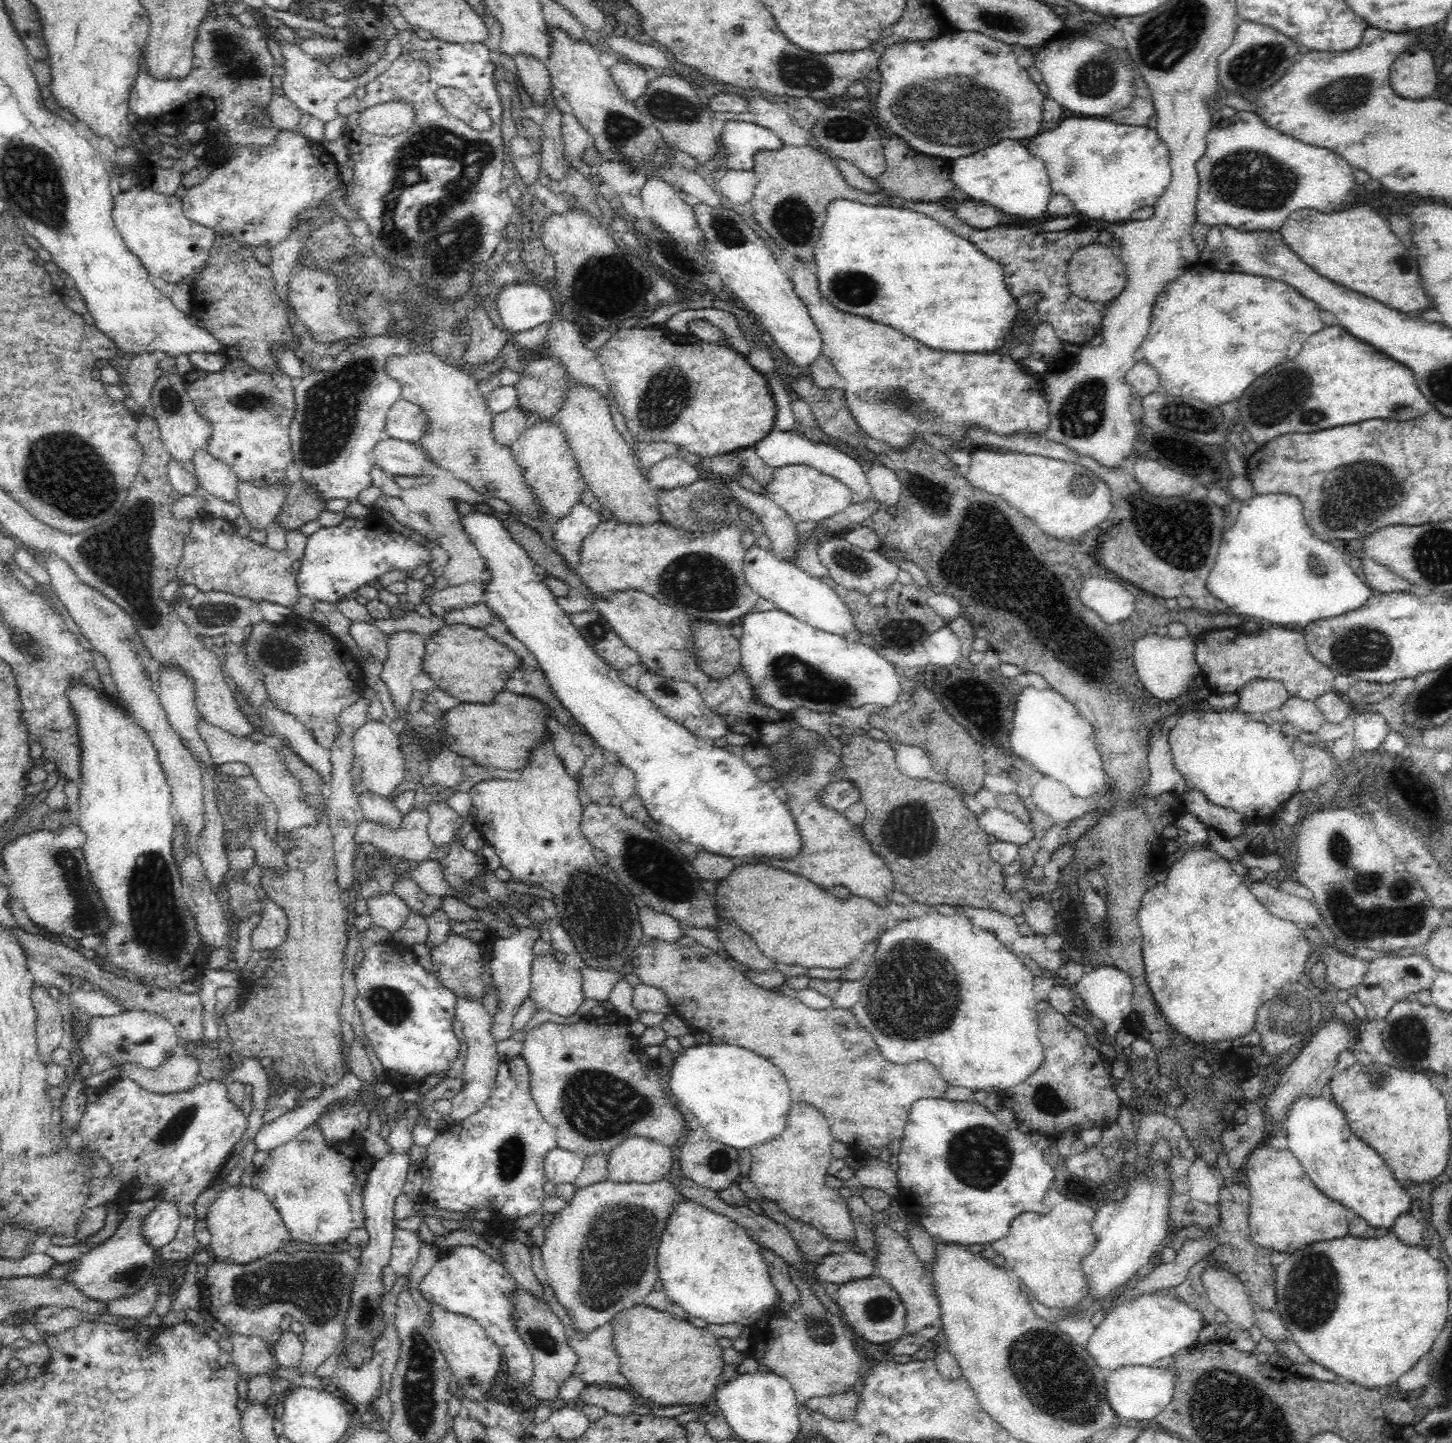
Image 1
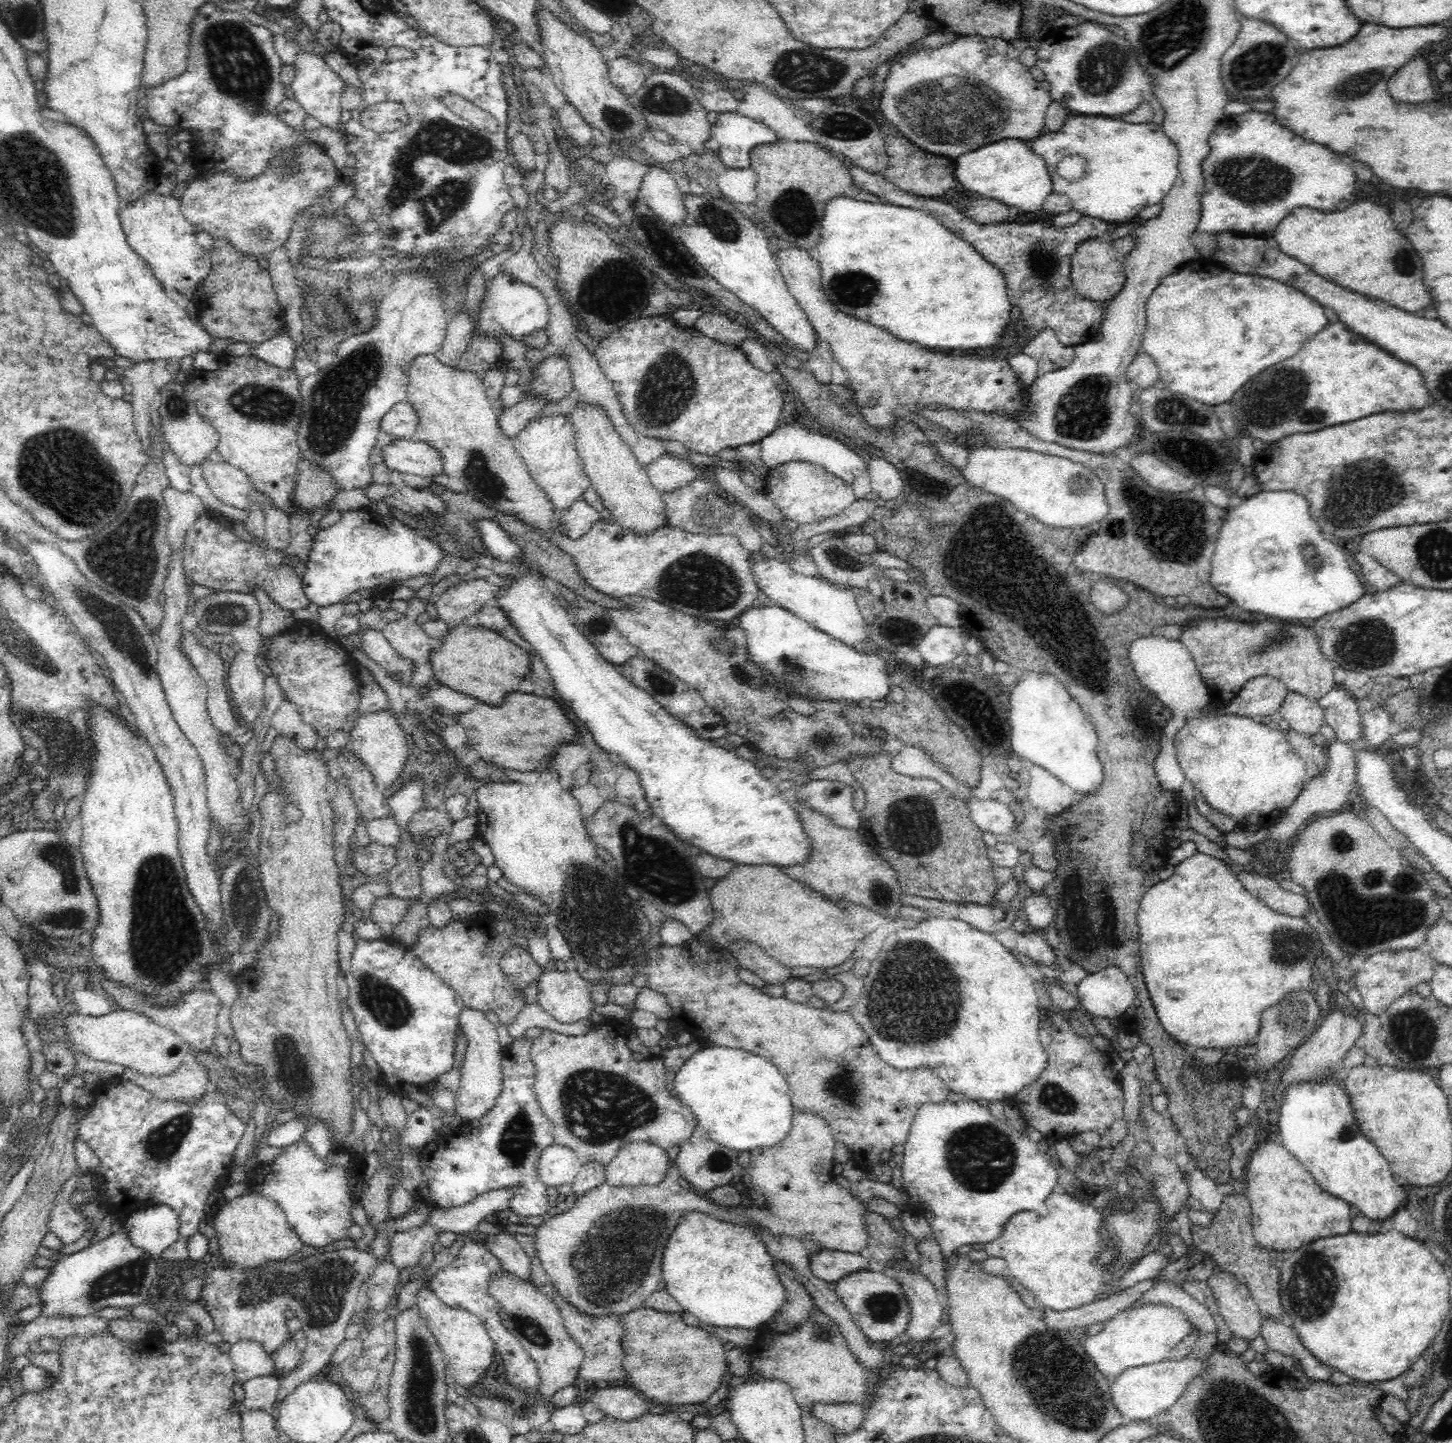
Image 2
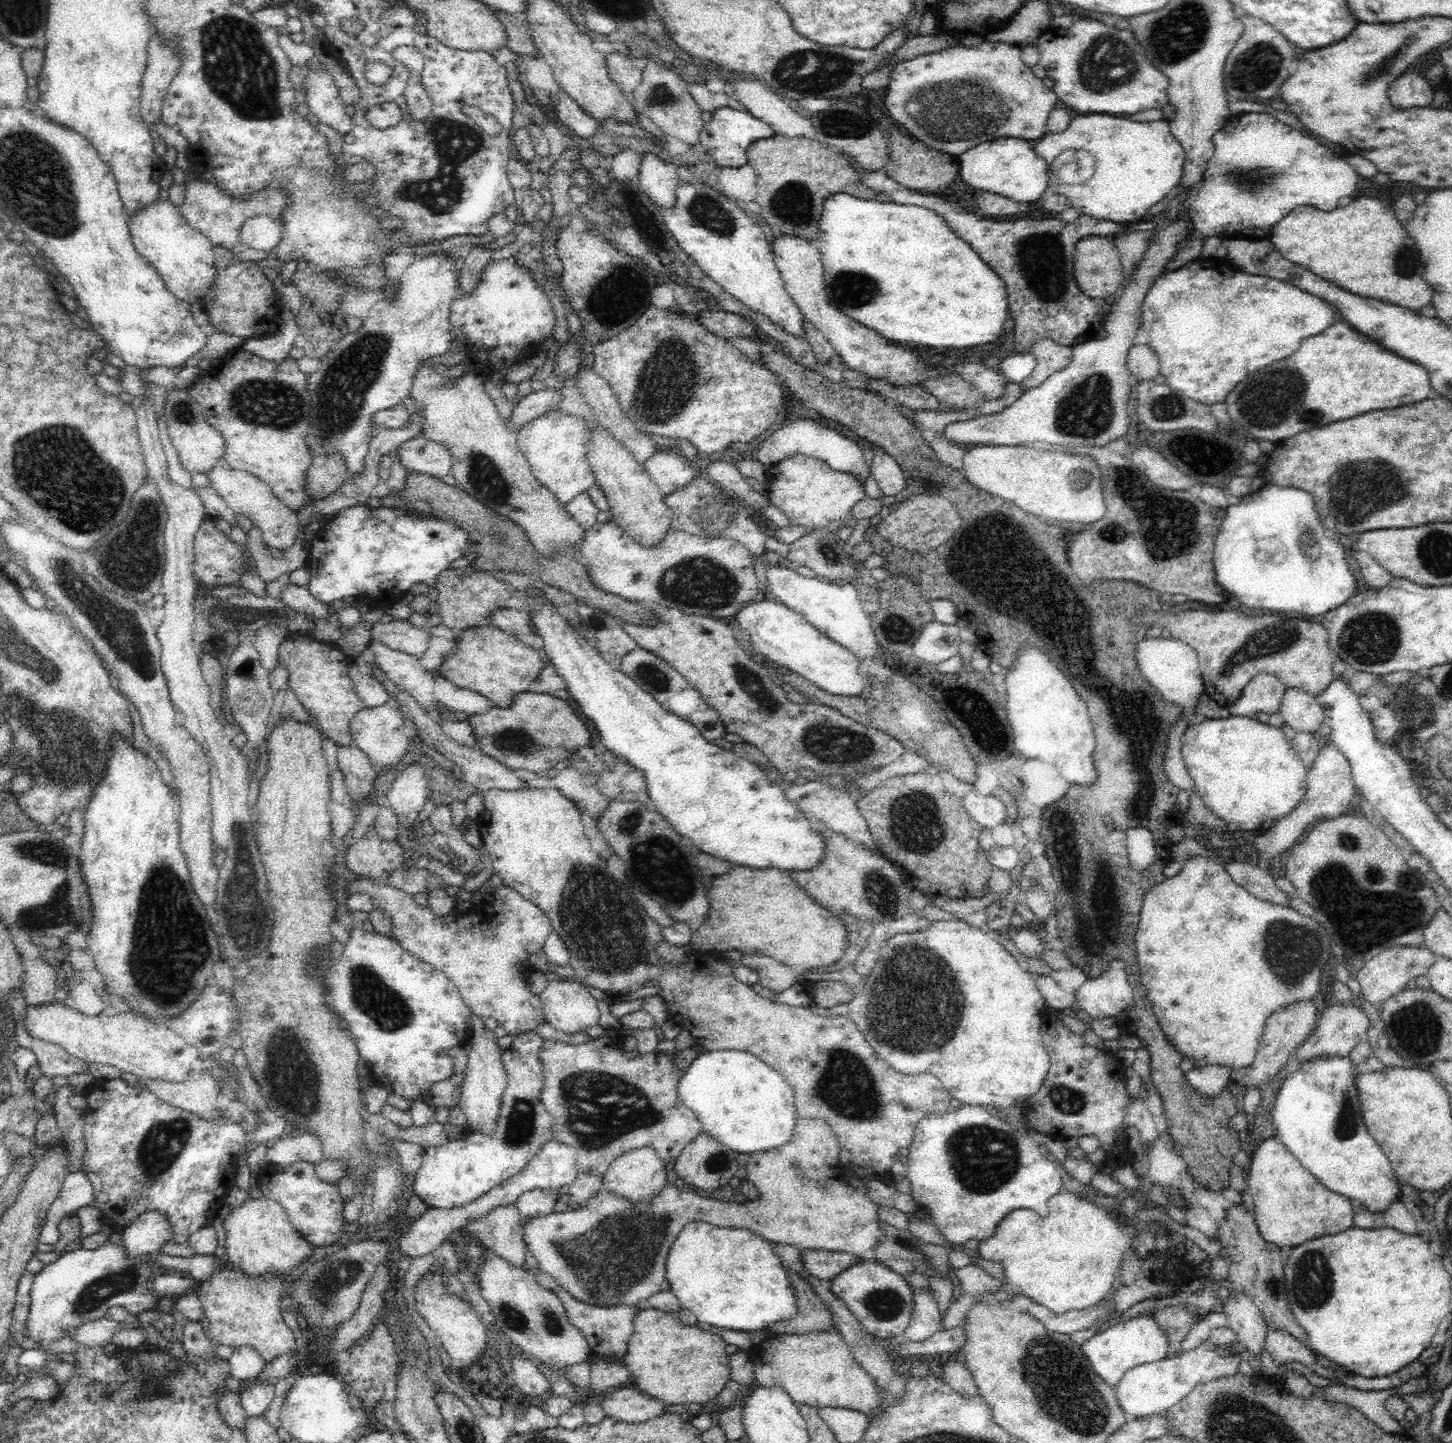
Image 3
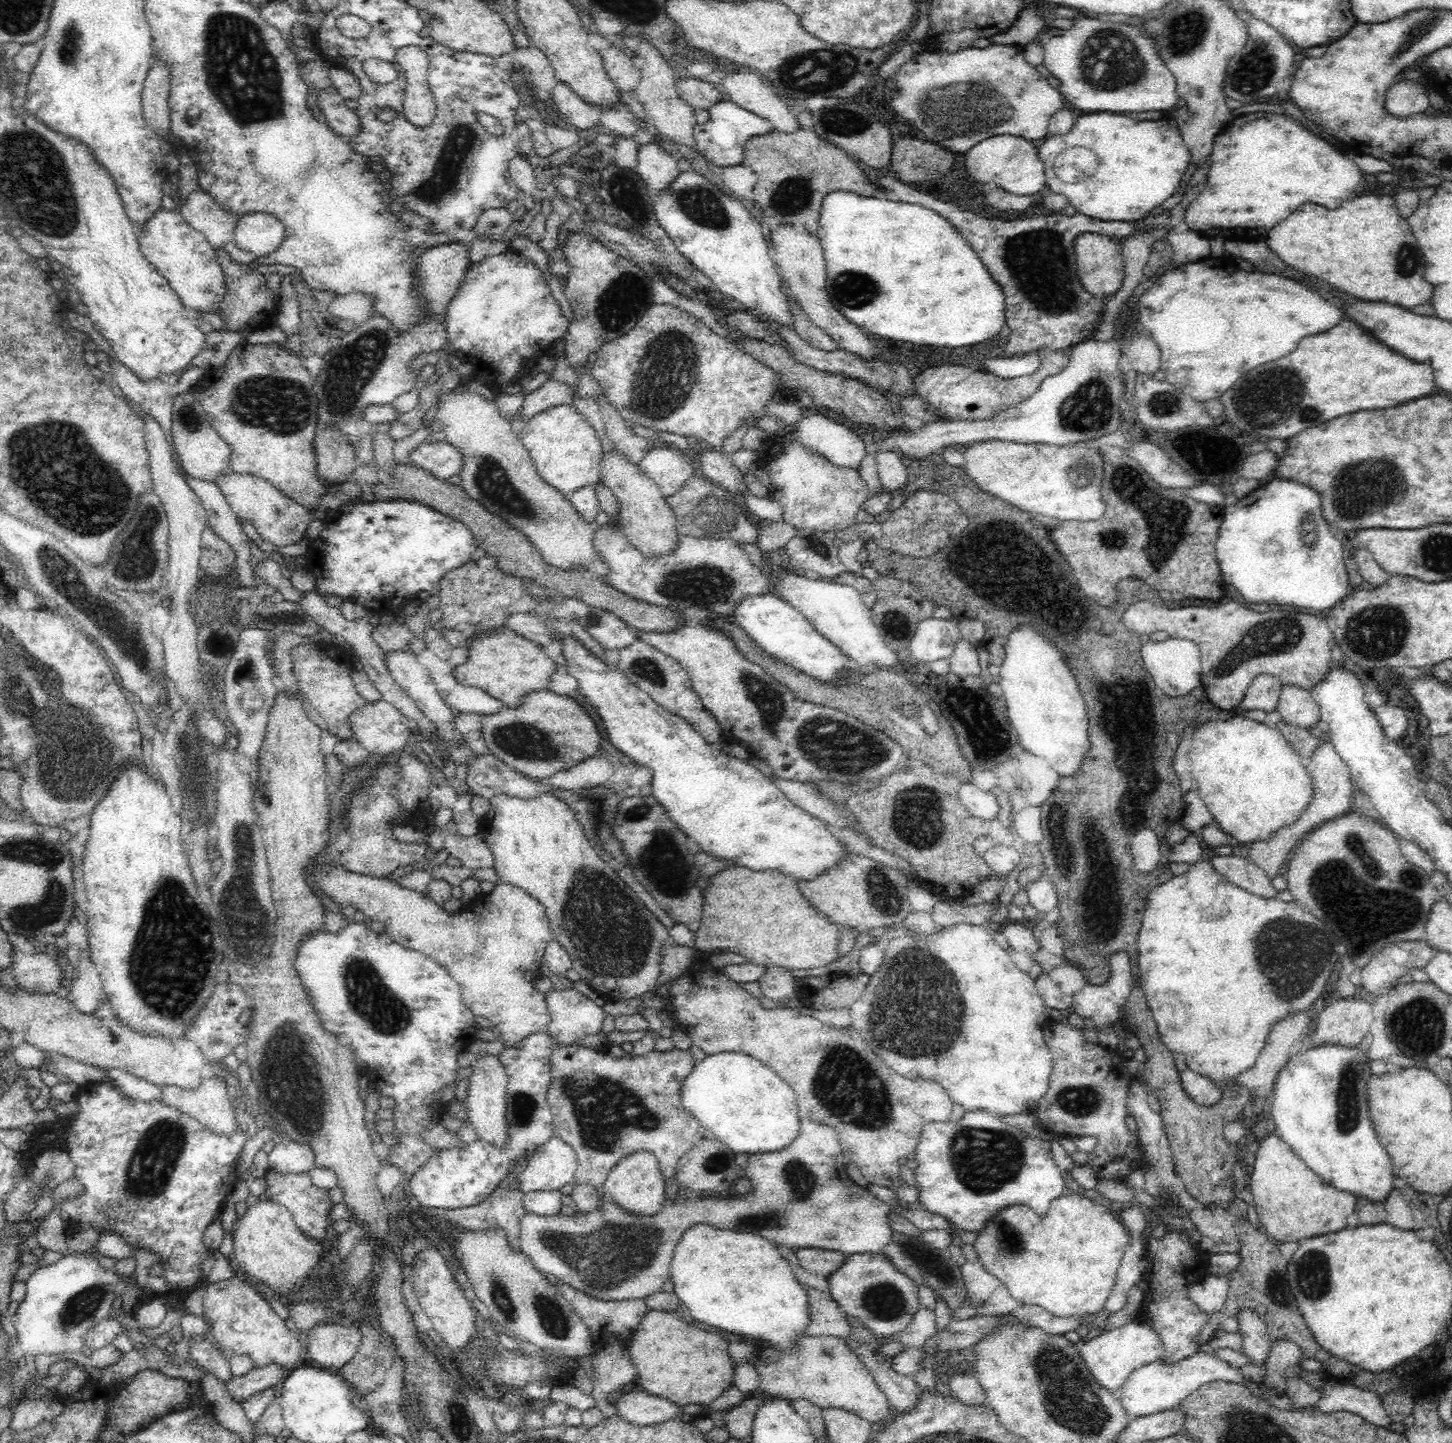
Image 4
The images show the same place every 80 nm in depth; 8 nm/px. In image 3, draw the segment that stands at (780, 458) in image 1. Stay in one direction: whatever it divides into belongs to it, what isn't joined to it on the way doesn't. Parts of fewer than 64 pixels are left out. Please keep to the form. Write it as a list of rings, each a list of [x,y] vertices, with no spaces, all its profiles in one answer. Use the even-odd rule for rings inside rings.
[[[813,419],[792,420],[778,424],[767,433],[756,451],[753,452],[755,458],[768,469],[771,469],[789,455],[794,454],[804,454],[808,457],[818,458],[830,466],[830,469],[855,474],[862,482],[868,476],[868,470],[864,468],[863,451],[858,444],[839,431],[824,426]]]

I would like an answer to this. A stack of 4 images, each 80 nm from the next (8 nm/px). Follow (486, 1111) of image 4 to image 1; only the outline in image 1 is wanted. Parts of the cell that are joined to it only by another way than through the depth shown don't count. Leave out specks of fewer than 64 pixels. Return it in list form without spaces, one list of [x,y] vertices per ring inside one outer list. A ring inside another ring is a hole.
[[[460,997],[456,1003],[455,1019],[461,1022],[464,1028],[464,1036],[468,1050],[464,1061],[463,1075],[461,1077],[462,1086],[457,1094],[451,1099],[453,1104],[452,1112],[448,1115],[452,1124],[460,1124],[466,1117],[471,1117],[486,1104],[495,1089],[496,1075],[501,1061],[501,1057],[496,1052],[499,1047],[496,1036],[492,1035],[493,1020],[484,1009],[483,1003],[478,1001],[468,1001]]]

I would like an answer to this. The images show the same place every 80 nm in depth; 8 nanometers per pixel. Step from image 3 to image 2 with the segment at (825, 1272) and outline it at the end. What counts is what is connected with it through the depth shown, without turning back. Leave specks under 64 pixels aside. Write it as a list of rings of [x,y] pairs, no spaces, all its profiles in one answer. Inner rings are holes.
[[[824,1248],[809,1256],[808,1266],[816,1278],[826,1282],[838,1282],[848,1274],[866,1270],[868,1262],[860,1253],[852,1254]]]

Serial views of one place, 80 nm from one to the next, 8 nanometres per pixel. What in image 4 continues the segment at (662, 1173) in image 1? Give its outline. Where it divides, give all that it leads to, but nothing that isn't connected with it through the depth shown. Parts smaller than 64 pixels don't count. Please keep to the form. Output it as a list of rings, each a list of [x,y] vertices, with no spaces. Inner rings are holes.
[[[638,1151],[618,1162],[603,1186],[605,1195],[614,1201],[626,1213],[649,1217],[658,1214],[663,1207],[666,1196],[664,1195],[665,1181],[658,1168],[657,1158],[648,1151]]]

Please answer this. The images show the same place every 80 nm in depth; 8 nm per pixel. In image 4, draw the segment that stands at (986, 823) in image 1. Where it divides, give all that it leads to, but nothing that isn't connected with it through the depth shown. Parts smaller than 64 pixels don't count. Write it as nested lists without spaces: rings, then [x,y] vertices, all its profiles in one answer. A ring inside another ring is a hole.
[[[966,782],[959,785],[957,794],[968,812],[976,816],[976,818],[990,821],[996,818],[998,801],[990,792],[982,792],[976,786]]]

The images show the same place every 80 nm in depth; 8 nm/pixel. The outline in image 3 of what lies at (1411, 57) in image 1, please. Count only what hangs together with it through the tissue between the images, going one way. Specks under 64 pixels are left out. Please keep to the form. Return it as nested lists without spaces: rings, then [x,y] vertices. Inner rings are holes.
[[[1408,72],[1393,81],[1387,90],[1388,99],[1394,109],[1407,111],[1419,110],[1433,104],[1435,88],[1416,72]]]

